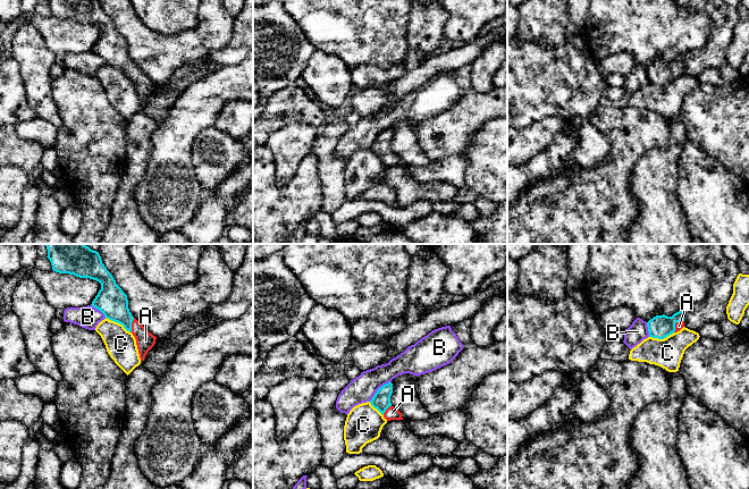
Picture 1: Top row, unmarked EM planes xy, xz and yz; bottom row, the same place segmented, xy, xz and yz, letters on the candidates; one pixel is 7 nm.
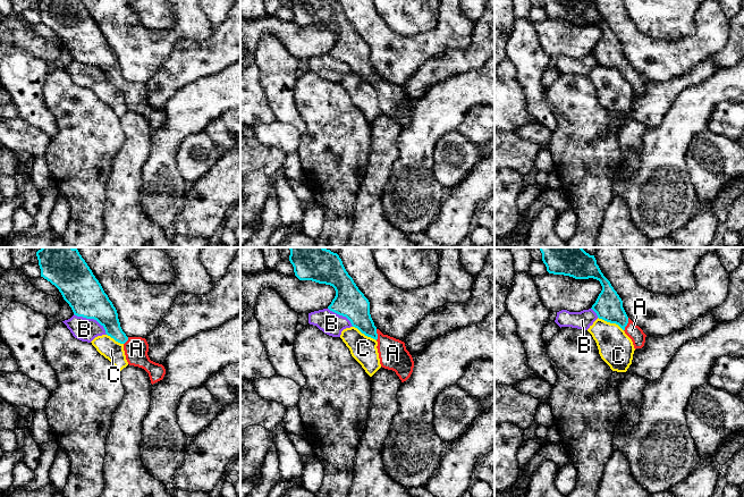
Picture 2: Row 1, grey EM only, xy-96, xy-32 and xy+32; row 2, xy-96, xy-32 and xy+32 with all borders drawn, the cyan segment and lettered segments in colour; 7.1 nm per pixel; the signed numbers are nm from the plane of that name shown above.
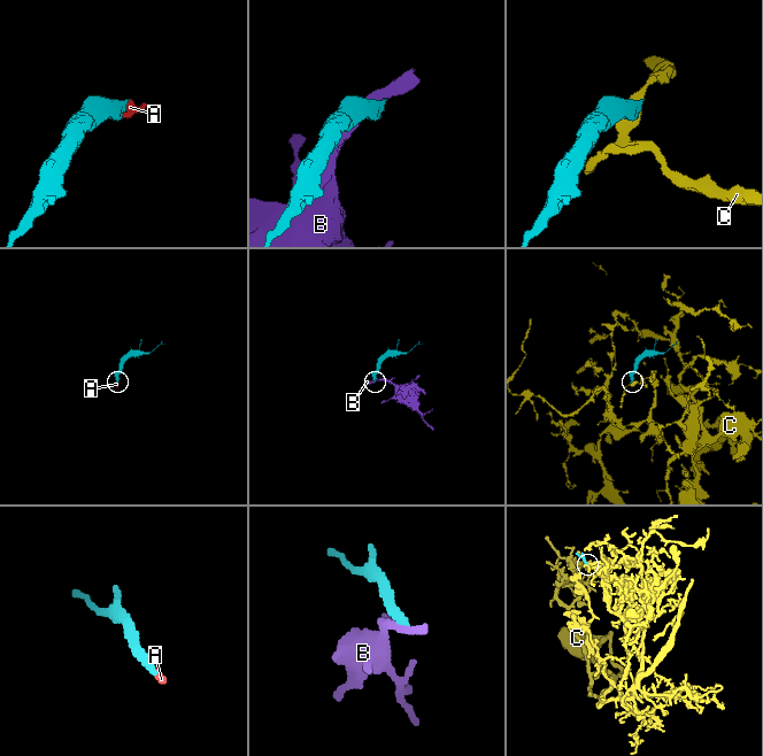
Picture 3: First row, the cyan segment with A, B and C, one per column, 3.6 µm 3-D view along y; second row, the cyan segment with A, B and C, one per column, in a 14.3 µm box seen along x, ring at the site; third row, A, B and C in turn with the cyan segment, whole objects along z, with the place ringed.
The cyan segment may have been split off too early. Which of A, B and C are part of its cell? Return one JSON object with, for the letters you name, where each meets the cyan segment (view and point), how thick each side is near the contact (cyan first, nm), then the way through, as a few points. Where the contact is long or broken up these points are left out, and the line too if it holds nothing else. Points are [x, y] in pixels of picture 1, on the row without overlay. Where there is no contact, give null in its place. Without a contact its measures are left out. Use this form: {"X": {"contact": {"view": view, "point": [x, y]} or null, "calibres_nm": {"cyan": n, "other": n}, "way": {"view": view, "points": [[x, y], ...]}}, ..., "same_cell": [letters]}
{"A": {"contact": {"view": "yz", "point": [675, 68]}, "calibres_nm": {"cyan": 160, "other": 60}, "way": {"view": "yz", "points": [[659, 73], [675, 68], [679, 72]]}}, "same_cell": ["A"]}

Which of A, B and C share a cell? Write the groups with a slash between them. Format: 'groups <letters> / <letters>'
groups A / B / C

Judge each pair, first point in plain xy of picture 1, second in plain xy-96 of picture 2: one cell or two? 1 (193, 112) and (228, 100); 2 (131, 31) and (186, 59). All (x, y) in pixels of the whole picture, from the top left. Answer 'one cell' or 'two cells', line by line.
1: one cell
2: two cells

